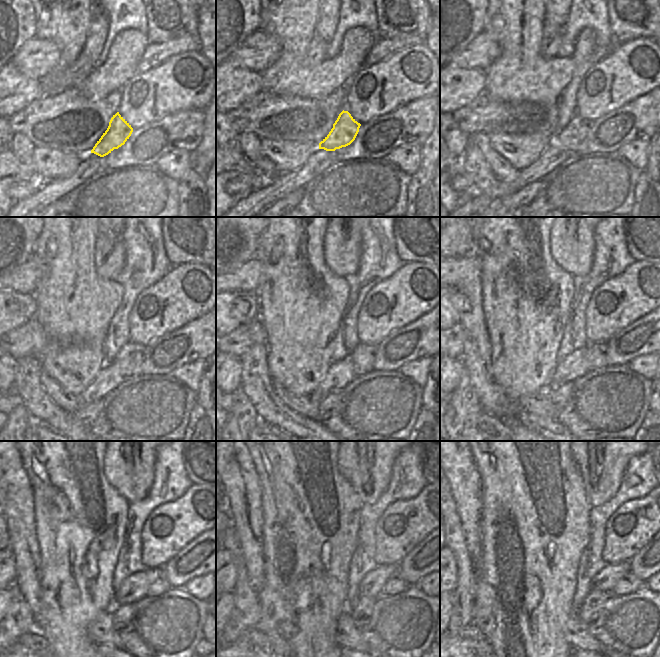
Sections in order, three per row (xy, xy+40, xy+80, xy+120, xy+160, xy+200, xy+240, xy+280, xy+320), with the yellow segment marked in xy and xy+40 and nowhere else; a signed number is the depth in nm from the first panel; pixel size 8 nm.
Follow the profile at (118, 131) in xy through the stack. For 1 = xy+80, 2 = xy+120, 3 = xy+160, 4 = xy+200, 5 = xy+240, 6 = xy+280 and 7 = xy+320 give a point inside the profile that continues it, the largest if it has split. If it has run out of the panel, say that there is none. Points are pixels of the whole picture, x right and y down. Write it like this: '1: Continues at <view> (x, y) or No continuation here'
1: Continues at xy+80 (569, 137)
2: Continues at xy+120 (135, 352)
3: Continues at xy+160 (364, 354)
4: Continues at xy+200 (596, 355)
5: Continues at xy+240 (160, 586)
6: Continues at xy+280 (395, 585)
7: Continues at xy+320 (630, 583).

